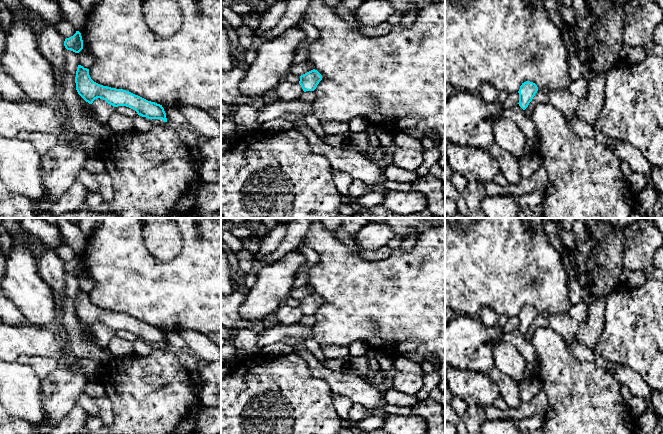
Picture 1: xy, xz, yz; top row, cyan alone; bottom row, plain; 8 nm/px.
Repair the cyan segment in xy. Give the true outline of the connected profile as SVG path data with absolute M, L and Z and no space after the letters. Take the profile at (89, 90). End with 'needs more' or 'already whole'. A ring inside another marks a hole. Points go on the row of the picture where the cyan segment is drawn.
M81 65L77 67L75 83L78 94L89 104L100 98L114 107L126 106L135 110L142 117L151 120L162 119L167 122L166 113L162 105L148 101L123 89L100 85L91 79L89 69Z; already whole

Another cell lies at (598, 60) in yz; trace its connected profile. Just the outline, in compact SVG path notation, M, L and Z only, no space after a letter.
M573 0L571 8L575 14L576 26L573 32L579 46L582 77L588 82L599 74L605 74L619 61L623 47L623 22L626 17L624 5L618 6L607 0Z

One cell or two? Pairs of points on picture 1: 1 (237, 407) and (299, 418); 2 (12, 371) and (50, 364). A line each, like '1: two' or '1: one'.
1: one
2: two

